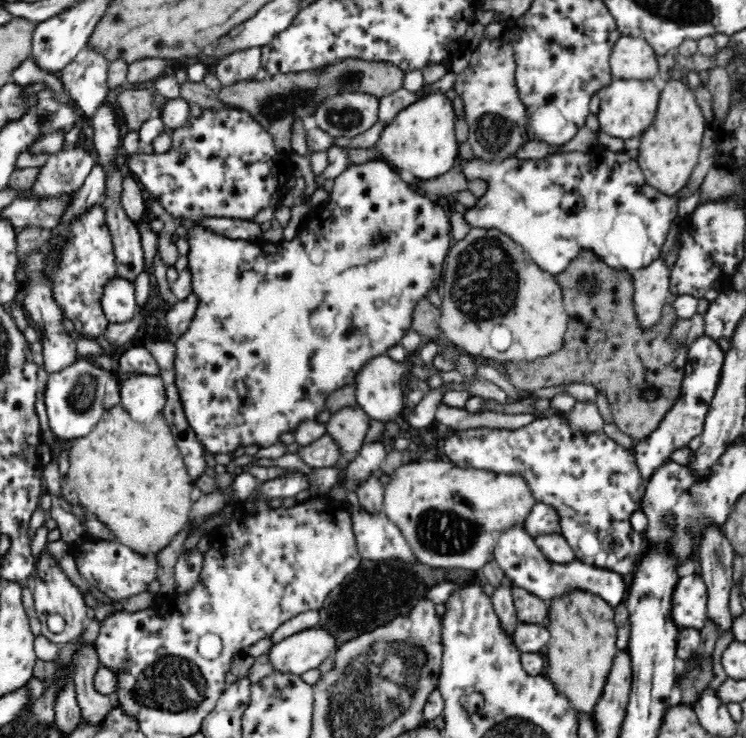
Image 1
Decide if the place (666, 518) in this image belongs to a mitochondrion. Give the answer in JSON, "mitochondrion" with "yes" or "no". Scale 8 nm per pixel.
{"mitochondrion":"yes"}

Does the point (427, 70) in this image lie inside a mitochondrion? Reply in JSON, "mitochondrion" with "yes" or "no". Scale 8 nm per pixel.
{"mitochondrion":"no"}

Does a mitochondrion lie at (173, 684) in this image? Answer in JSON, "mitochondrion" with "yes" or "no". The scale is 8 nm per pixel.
{"mitochondrion":"yes"}

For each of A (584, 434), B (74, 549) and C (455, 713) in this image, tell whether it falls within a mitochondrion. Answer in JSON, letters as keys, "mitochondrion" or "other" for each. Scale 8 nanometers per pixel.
{"A":"other","B":"other","C":"other"}

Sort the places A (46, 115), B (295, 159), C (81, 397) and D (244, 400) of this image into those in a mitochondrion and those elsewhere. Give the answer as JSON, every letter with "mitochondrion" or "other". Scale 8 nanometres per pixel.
{"A":"mitochondrion","B":"other","C":"mitochondrion","D":"other"}

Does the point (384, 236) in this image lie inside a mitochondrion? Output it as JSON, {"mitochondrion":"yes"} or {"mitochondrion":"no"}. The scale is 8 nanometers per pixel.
{"mitochondrion":"yes"}

